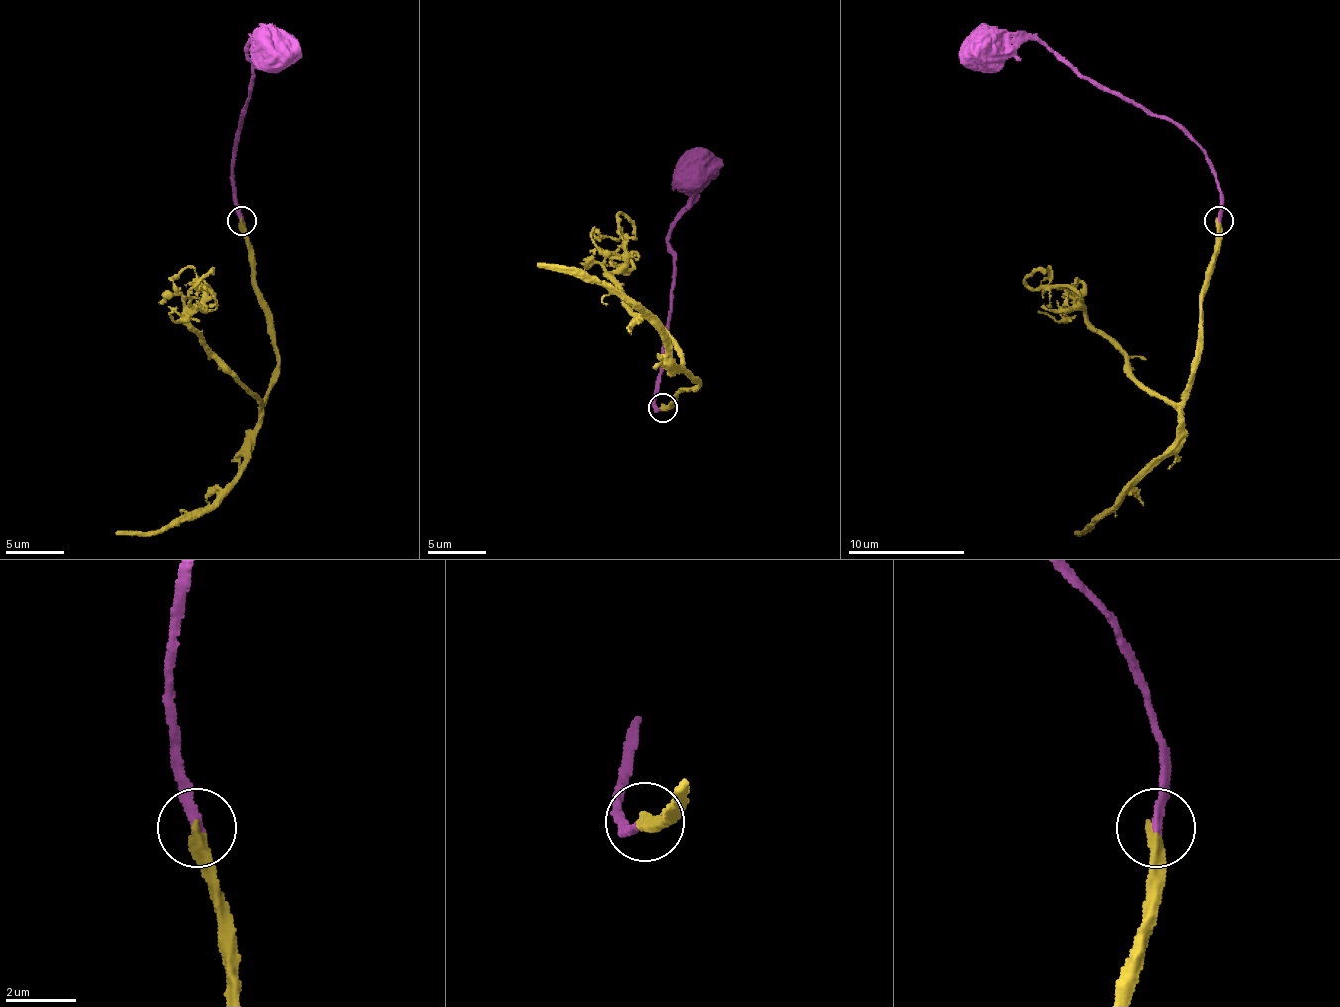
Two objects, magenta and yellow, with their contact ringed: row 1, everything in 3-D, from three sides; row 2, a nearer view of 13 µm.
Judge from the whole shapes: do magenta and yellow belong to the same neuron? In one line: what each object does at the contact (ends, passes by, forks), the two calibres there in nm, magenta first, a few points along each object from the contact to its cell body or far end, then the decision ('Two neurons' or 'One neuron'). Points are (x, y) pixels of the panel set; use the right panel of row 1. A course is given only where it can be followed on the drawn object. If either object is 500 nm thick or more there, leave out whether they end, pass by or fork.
At the ring magenta ends. At the ring yellow ends. Thickness 280 nm (magenta) against 360 nm. Course of magenta: (1219, 221), (1216, 172), (1173, 122), (1149, 116), (1091, 84), (1030, 37), (992, 34), (980, 49). Course of yellow: (1219, 221), (1193, 379), (1179, 402), (1155, 396), (1062, 288), (1027, 282), (1027, 277), (1044, 268). One neuron

